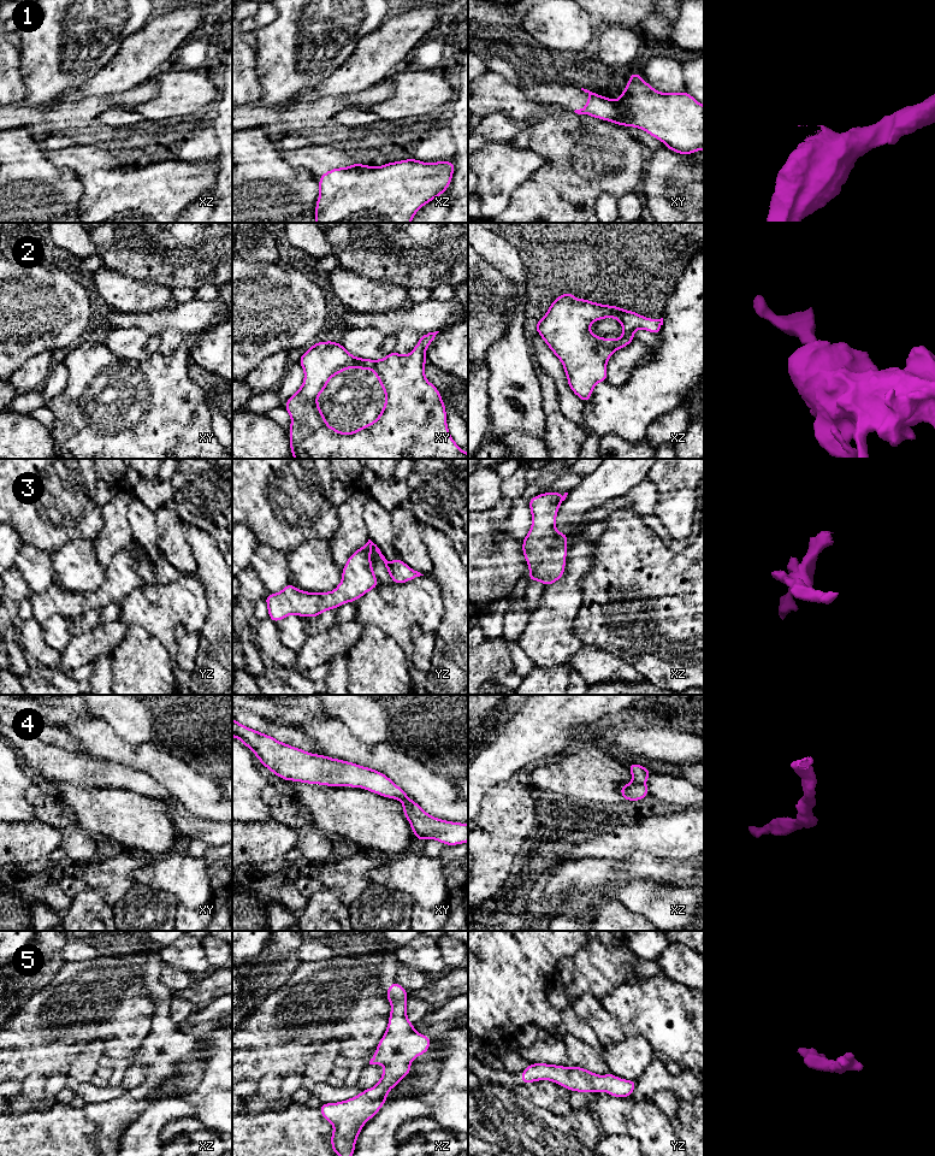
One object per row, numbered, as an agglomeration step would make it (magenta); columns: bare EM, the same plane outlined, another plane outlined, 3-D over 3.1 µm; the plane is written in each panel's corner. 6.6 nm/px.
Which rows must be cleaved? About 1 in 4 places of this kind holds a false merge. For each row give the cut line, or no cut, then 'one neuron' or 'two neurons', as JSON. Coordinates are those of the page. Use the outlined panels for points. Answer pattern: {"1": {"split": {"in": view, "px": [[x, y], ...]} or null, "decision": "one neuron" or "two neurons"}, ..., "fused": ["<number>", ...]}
{"1": {"split": null, "decision": "one neuron"}, "2": {"split": null, "decision": "one neuron"}, "3": {"split": null, "decision": "one neuron"}, "4": {"split": null, "decision": "one neuron"}, "5": {"split": null, "decision": "one neuron"}, "fused": []}

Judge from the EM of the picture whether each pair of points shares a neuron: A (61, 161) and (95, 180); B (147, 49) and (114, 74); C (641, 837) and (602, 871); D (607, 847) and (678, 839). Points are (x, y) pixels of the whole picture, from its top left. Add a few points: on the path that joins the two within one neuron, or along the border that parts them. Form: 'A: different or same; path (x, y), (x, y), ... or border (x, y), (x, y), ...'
A: same; path (70, 161), (77, 161), (87, 171)
B: same; path (138, 57), (123, 71)
C: different; border (644, 851), (637, 851), (625, 859), (587, 859)
D: same; path (625, 841), (660, 839)

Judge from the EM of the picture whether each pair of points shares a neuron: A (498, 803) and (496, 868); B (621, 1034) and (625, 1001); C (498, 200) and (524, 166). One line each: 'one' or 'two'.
A: one
B: two
C: one

